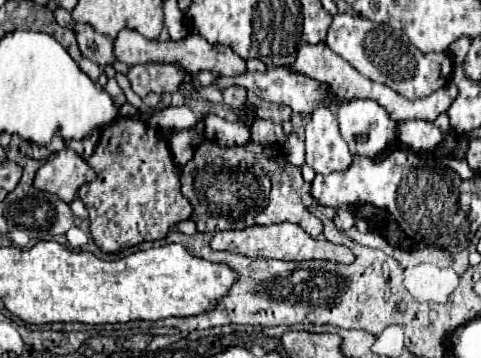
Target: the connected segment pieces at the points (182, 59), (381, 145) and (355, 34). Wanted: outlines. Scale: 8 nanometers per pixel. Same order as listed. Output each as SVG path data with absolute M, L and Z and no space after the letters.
M120 30L120 34L114 40L114 50L116 50L116 58L128 66L134 64L150 64L150 62L158 62L158 64L178 64L180 68L186 68L190 72L198 72L198 70L210 70L214 76L238 76L246 72L246 62L234 54L234 50L226 48L226 46L214 46L210 42L206 42L202 36L198 34L188 34L182 40L148 40L142 34L138 34L136 30Z
M350 100L344 102L338 108L338 122L340 122L340 132L342 138L348 142L352 156L366 156L366 158L376 158L390 142L396 140L398 136L398 120L392 120L386 110L374 102L374 100Z
M336 14L332 20L332 26L328 30L326 46L342 56L350 66L354 66L360 74L374 82L382 82L388 88L396 90L404 98L426 98L434 90L440 90L446 86L450 74L452 74L452 60L448 54L426 54L420 52L408 38L402 34L402 30L394 30L388 24L376 24L368 18L354 16L354 14Z

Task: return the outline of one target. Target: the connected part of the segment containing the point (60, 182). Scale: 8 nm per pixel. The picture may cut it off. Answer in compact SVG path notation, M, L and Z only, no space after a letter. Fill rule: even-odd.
M64 148L40 166L34 178L34 188L52 192L64 202L72 202L78 188L92 180L96 180L96 172L86 164L86 160L70 148Z

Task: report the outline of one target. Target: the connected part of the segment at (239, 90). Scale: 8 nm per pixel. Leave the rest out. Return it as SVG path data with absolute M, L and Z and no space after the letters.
M228 86L222 94L224 94L224 104L228 104L234 110L242 108L242 104L246 102L246 90L242 86Z

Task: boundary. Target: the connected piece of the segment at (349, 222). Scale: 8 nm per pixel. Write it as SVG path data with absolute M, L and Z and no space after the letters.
M342 206L342 208L336 210L334 226L336 226L338 230L350 230L350 228L354 226L354 218L352 218L352 214L350 214L350 210L348 210L346 206Z

